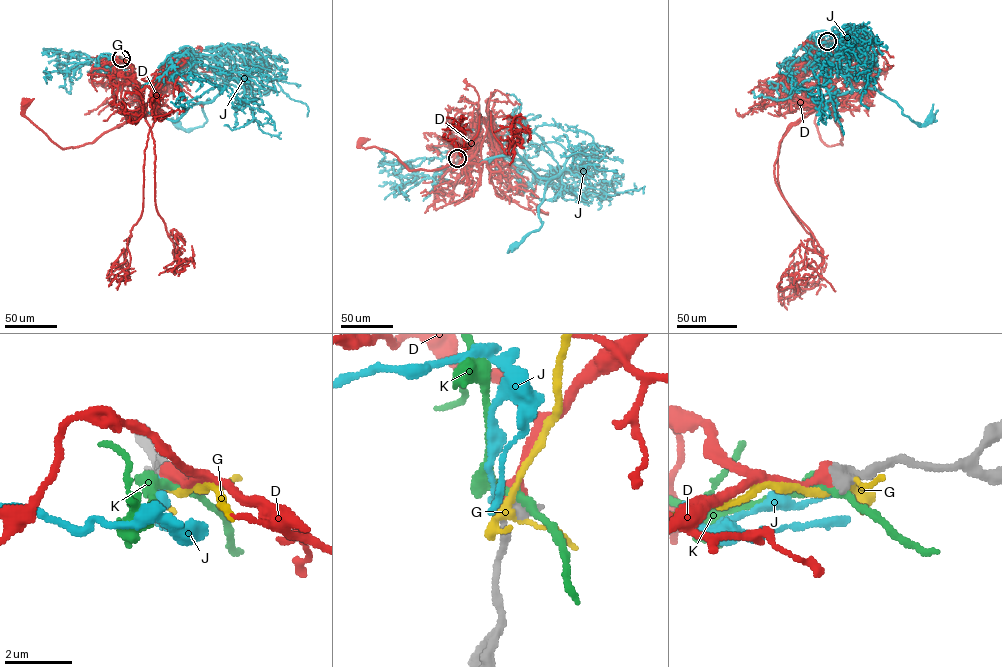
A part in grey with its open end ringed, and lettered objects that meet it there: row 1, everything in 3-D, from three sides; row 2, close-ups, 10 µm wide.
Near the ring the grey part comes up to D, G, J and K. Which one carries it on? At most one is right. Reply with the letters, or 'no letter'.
D

